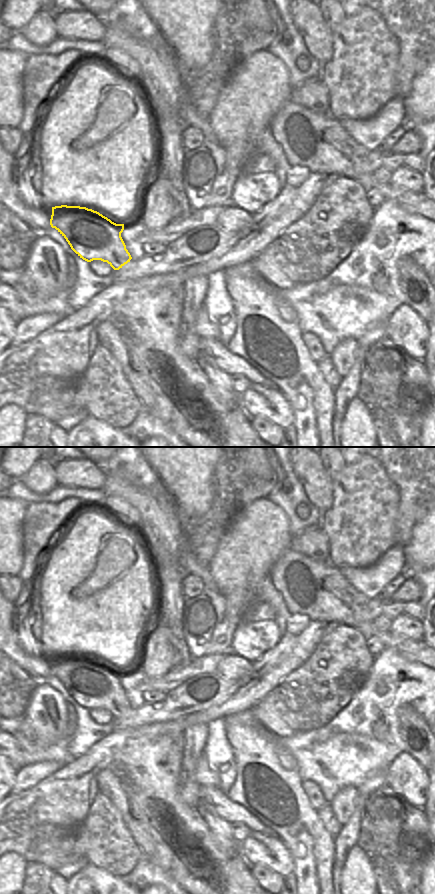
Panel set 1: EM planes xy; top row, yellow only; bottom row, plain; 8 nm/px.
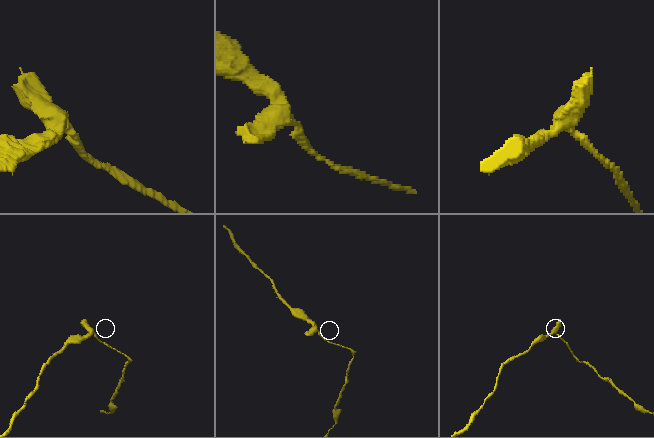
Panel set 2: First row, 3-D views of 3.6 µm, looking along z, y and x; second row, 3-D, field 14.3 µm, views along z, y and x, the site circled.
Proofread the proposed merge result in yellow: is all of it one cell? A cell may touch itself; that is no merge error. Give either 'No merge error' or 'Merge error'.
No merge error.

